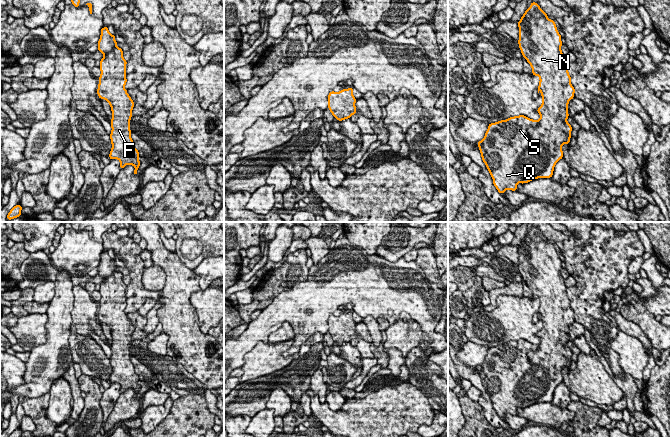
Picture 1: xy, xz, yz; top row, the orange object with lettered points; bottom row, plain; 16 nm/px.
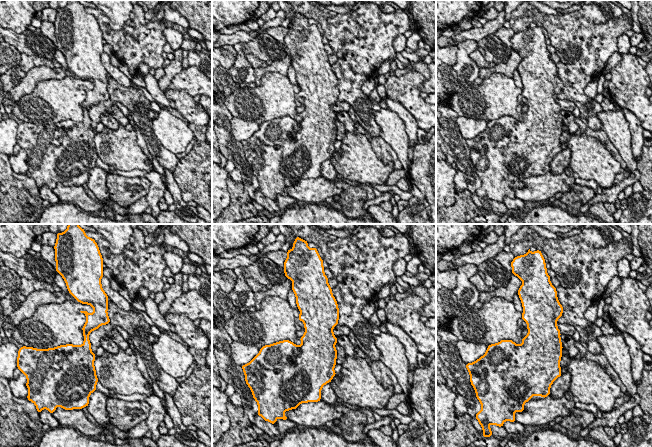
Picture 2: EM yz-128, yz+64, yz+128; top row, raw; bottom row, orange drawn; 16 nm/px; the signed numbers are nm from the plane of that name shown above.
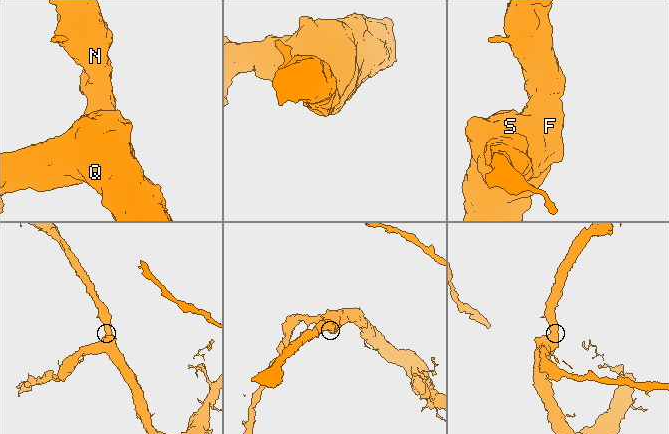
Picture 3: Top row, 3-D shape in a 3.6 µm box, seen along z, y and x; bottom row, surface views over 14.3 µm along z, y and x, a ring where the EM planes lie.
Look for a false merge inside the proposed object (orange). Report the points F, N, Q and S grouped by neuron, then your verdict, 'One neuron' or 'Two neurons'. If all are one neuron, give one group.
Groups: F N Q S. One neuron

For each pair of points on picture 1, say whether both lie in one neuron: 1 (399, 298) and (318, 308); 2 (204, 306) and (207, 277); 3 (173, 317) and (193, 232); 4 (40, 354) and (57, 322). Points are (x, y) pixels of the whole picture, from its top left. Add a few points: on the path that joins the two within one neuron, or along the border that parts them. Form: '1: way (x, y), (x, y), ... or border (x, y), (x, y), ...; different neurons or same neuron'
1: way (379, 295), (338, 295); same neuron
2: border (208, 286), (201, 290); different neurons
3: border (175, 251), (178, 258), (192, 270); different neurons
4: way (48, 346), (57, 337), (57, 330); same neuron

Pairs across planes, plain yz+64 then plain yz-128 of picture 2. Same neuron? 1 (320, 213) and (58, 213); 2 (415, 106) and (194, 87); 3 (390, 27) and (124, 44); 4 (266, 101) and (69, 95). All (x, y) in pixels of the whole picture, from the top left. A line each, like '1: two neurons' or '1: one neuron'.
1: one neuron
2: two neurons
3: one neuron
4: one neuron

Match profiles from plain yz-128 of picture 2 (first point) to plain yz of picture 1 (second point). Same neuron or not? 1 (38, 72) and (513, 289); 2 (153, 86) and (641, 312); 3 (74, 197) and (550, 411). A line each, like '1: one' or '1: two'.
1: one
2: two
3: one

